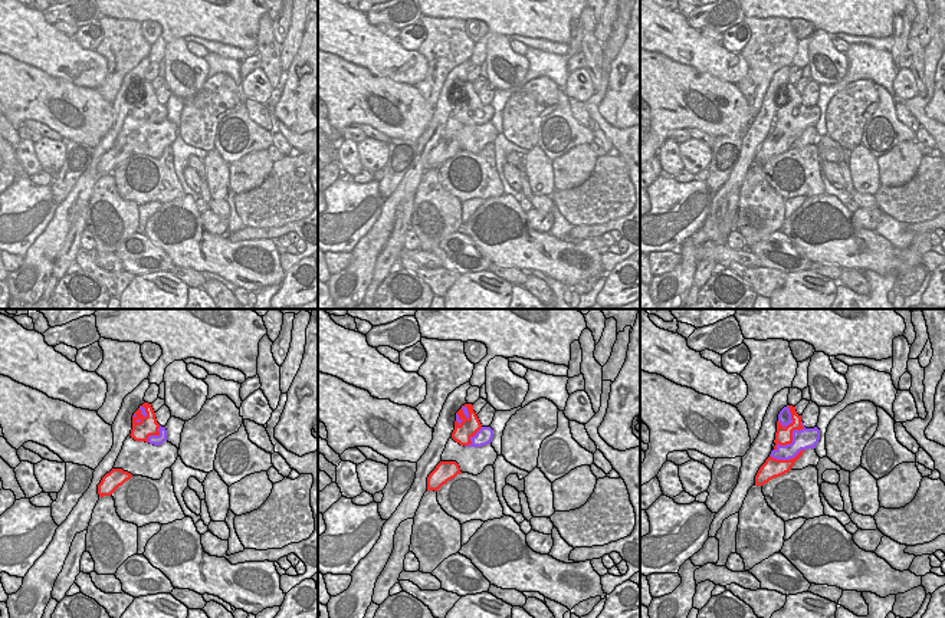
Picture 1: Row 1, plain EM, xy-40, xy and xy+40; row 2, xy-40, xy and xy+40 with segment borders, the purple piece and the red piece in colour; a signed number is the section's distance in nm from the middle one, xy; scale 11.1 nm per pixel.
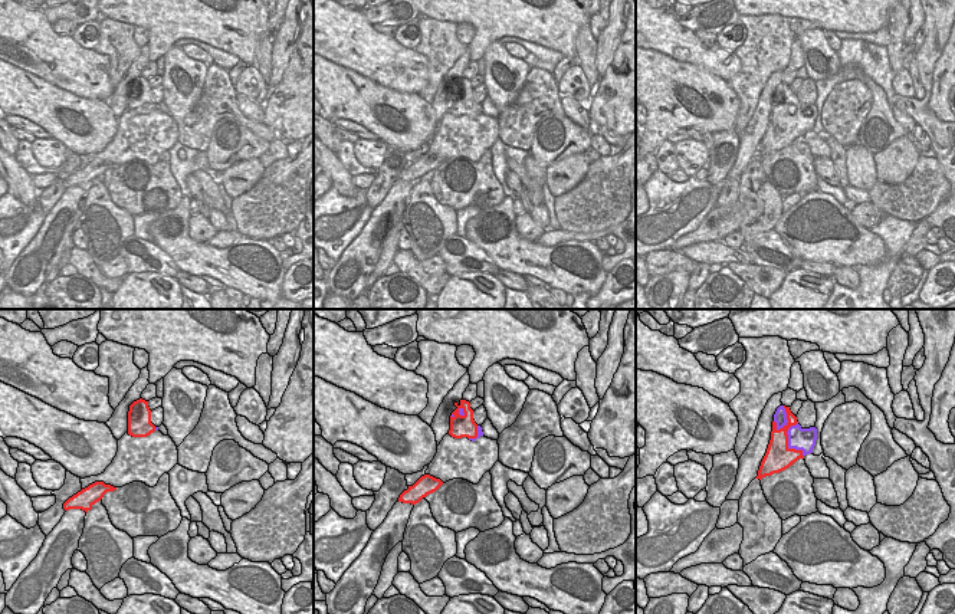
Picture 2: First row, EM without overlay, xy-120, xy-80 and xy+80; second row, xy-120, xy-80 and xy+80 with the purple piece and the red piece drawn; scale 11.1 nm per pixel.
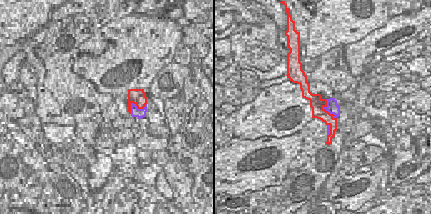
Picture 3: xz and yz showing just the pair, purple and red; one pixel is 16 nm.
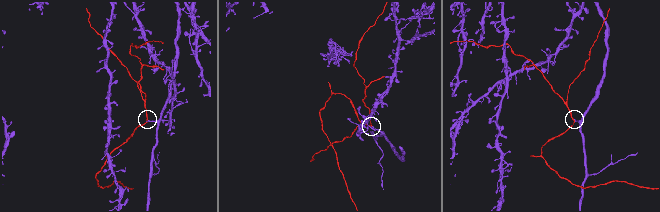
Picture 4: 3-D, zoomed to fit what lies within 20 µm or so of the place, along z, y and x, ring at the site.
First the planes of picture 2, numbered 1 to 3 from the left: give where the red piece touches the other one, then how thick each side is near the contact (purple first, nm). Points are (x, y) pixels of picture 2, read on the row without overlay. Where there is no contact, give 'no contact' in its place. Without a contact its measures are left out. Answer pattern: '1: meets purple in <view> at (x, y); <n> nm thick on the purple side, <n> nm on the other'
1: no contact
2: meets purple in xy-80 at (462, 89); 60 nm thick on the purple side, 260 nm on the other
3: meets purple in xy+80 at (788, 120); 260 nm thick on the purple side, 300 nm on the other

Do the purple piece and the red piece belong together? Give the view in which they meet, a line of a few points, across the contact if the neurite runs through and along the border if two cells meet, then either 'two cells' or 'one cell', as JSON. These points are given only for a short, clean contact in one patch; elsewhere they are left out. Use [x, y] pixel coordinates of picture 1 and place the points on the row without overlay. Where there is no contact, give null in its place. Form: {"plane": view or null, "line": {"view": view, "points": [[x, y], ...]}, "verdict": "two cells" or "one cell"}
{"plane": "xy+40", "verdict": "one cell"}

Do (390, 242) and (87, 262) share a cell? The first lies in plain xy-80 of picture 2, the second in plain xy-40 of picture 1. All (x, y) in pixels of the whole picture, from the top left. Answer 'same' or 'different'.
different

